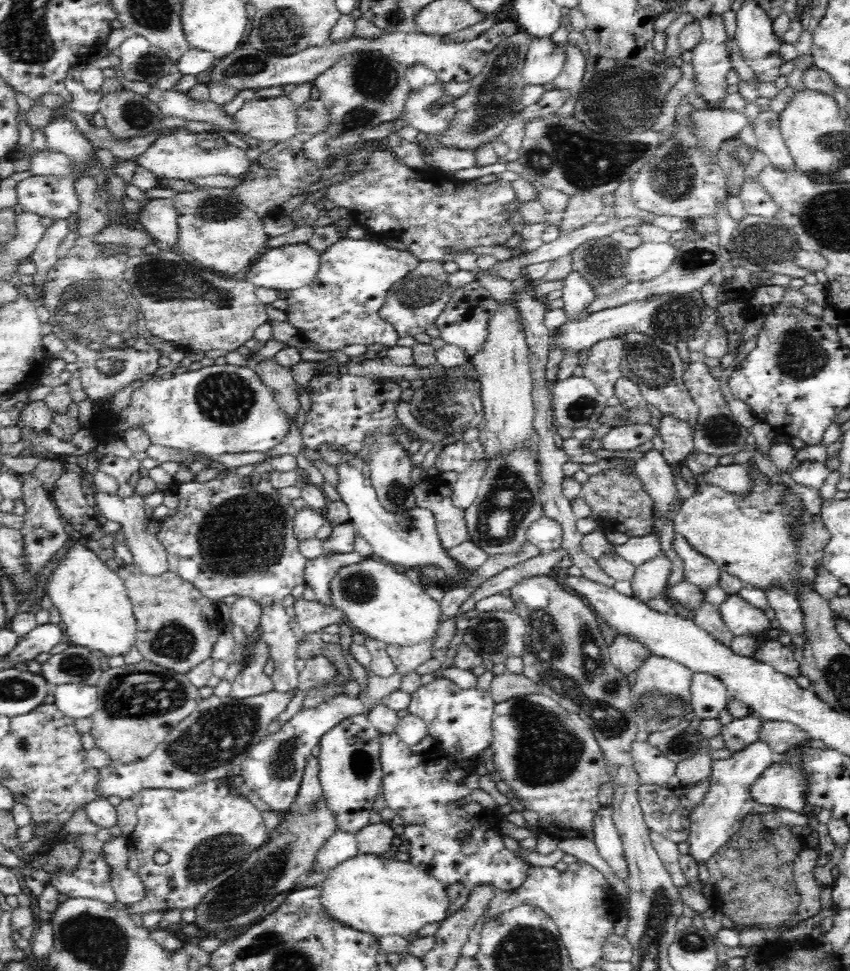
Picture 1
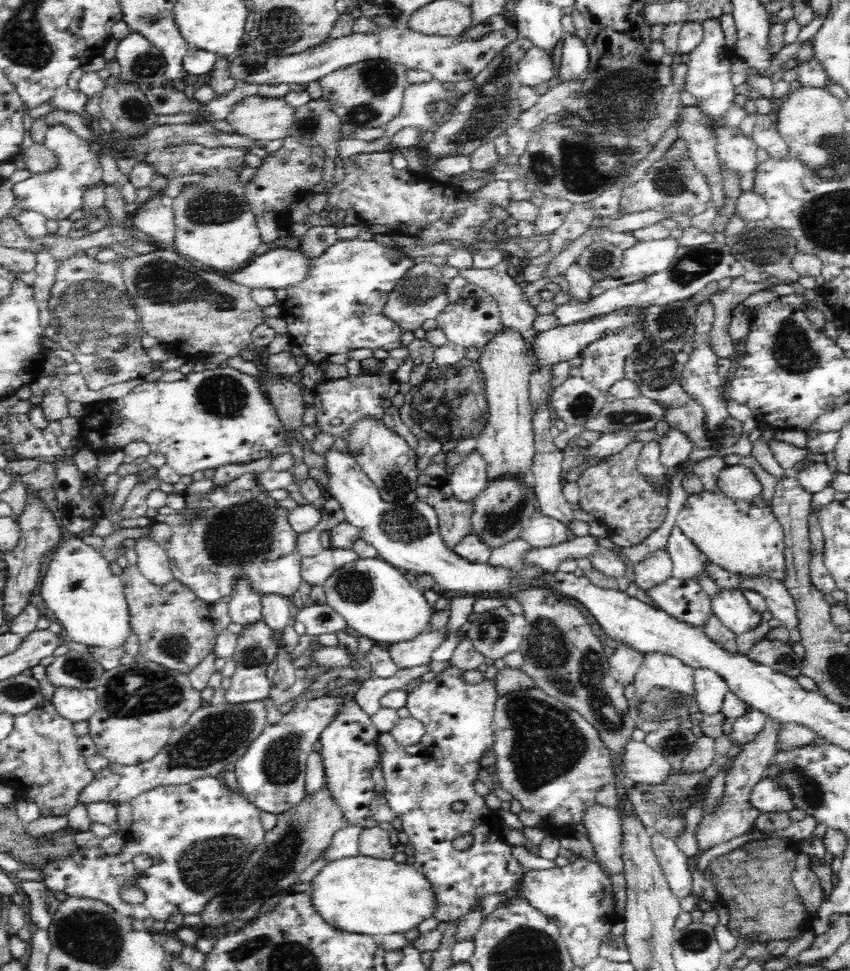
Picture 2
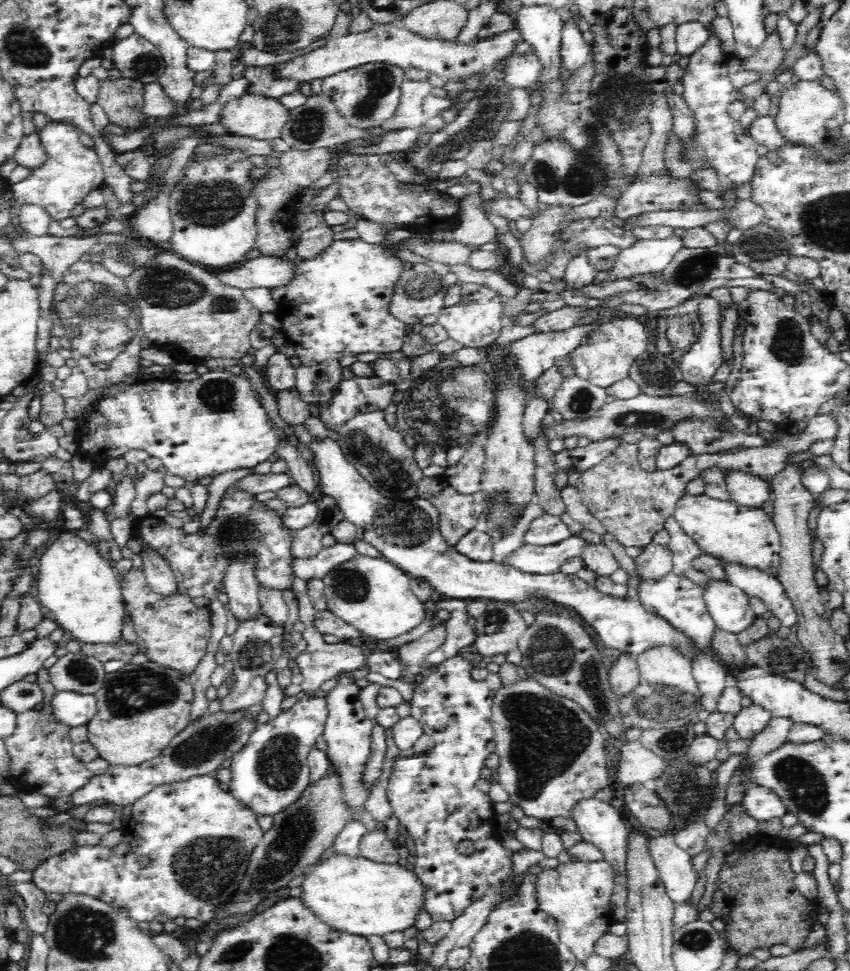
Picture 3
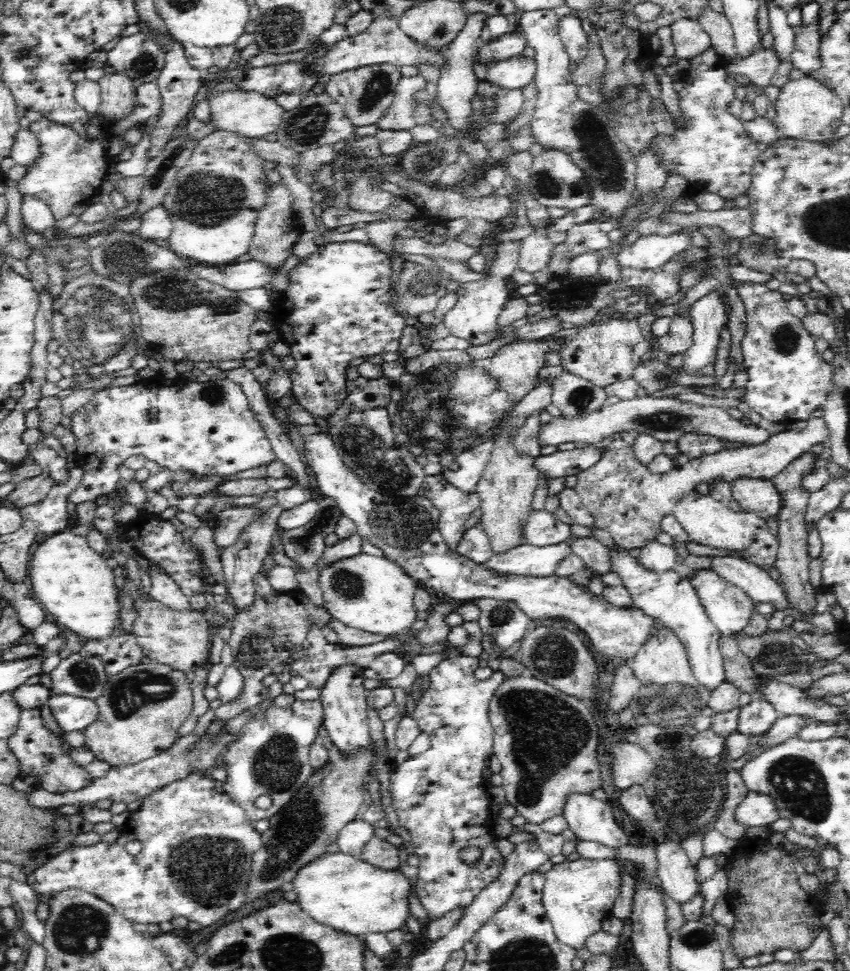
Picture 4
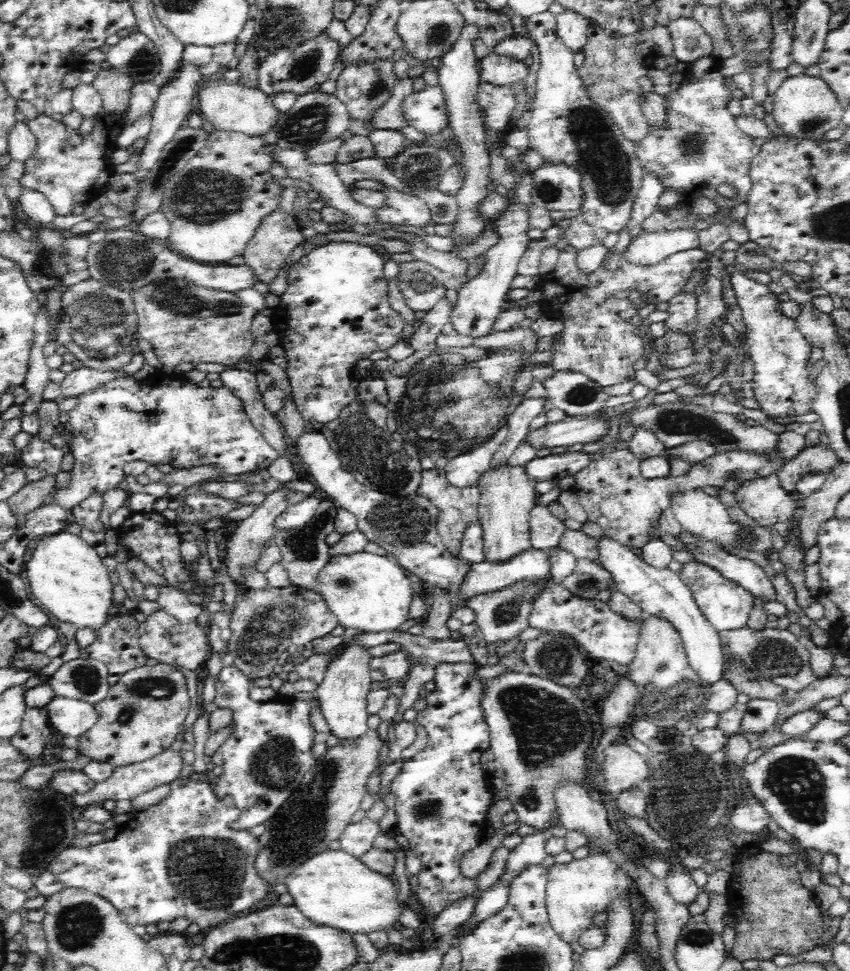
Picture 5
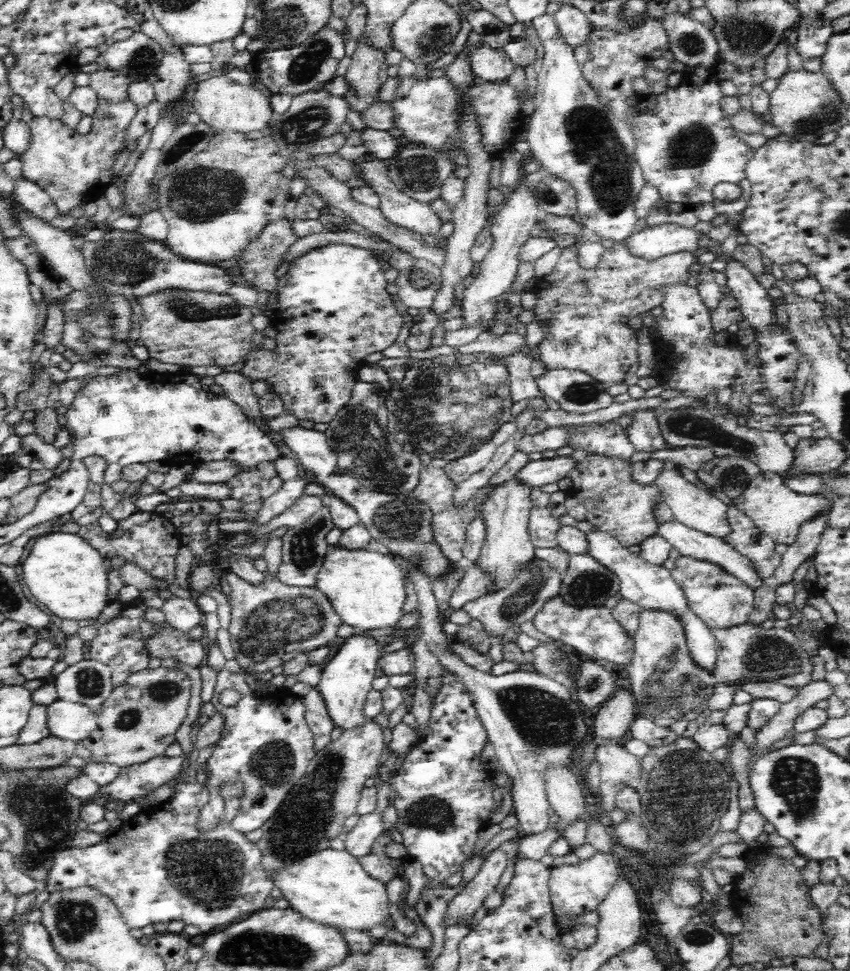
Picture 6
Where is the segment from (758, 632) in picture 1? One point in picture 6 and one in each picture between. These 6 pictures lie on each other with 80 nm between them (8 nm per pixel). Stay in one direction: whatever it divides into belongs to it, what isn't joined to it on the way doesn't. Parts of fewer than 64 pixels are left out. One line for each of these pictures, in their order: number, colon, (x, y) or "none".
2: (730, 606)
3: (729, 607)
4: (729, 608)
5: (727, 605)
6: (721, 600)

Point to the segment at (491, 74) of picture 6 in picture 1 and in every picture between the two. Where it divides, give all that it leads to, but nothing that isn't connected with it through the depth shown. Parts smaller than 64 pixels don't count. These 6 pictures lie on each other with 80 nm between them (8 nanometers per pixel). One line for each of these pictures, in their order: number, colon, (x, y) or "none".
1: (544, 60)
2: (536, 66)
3: (522, 71)
4: (515, 73)
5: (499, 70)

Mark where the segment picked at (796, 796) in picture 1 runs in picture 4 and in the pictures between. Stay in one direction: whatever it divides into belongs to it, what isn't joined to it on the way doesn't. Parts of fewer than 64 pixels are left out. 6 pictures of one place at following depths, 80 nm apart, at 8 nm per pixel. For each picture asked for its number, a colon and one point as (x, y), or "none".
2: (766, 796)
3: (762, 804)
4: (757, 809)

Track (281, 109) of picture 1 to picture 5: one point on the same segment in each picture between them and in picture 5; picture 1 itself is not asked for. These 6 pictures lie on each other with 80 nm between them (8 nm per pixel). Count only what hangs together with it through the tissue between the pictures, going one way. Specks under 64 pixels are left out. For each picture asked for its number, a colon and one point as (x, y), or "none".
2: (259, 118)
3: (252, 115)
4: (250, 114)
5: (235, 108)

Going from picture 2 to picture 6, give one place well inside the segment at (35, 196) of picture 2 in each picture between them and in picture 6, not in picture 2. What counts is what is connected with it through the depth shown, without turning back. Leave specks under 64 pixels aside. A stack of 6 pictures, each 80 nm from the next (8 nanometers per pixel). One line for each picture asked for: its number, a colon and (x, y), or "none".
3: (70, 171)
4: (70, 169)
5: (69, 168)
6: (72, 168)

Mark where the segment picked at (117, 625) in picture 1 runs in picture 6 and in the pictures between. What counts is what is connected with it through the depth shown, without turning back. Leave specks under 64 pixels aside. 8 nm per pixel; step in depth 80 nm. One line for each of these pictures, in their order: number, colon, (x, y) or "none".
2: (88, 599)
3: (79, 586)
4: (71, 581)
5: (68, 579)
6: (65, 574)

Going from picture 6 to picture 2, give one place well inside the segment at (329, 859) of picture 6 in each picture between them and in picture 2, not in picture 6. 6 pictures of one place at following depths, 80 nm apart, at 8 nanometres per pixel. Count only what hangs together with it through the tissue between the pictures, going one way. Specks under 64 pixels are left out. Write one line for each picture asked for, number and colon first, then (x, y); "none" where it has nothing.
2: (360, 894)
3: (355, 895)
4: (341, 891)
5: (332, 888)

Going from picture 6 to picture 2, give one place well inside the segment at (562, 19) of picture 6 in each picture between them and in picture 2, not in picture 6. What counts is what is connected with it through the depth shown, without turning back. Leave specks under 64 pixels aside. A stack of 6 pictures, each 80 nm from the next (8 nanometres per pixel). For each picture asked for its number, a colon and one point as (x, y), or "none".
2: (574, 61)
3: (575, 51)
4: (574, 39)
5: (571, 27)

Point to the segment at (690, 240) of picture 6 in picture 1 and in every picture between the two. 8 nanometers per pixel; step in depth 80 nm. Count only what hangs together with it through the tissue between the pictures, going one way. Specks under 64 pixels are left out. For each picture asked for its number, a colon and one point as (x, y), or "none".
1: (650, 260)
2: (646, 258)
3: (647, 256)
4: (647, 253)
5: (650, 247)

